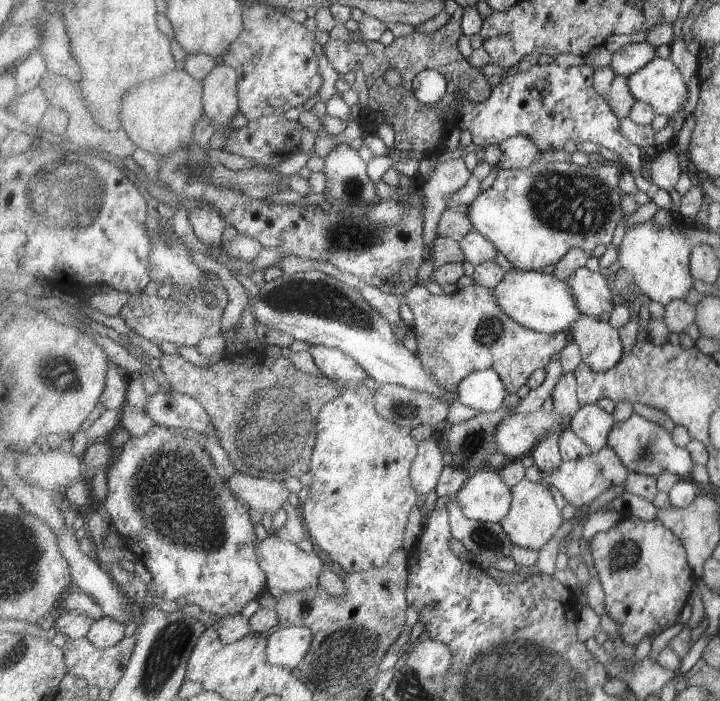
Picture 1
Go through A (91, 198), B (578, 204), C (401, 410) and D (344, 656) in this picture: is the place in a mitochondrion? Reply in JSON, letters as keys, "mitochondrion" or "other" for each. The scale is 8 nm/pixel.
{"A":"mitochondrion","B":"mitochondrion","C":"mitochondrion","D":"mitochondrion"}

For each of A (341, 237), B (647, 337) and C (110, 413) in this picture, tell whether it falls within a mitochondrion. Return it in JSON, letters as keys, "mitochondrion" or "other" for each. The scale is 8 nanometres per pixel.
{"A":"mitochondrion","B":"other","C":"other"}

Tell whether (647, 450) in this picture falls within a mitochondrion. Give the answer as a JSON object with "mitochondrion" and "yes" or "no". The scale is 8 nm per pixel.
{"mitochondrion":"yes"}

